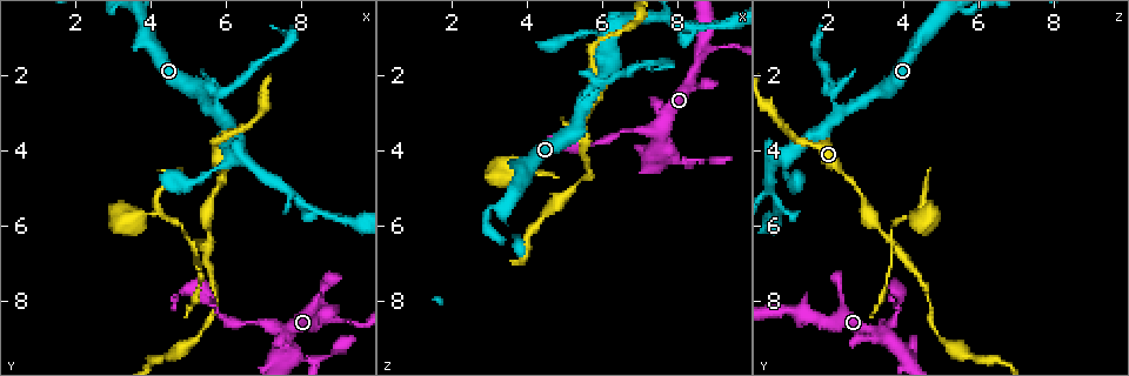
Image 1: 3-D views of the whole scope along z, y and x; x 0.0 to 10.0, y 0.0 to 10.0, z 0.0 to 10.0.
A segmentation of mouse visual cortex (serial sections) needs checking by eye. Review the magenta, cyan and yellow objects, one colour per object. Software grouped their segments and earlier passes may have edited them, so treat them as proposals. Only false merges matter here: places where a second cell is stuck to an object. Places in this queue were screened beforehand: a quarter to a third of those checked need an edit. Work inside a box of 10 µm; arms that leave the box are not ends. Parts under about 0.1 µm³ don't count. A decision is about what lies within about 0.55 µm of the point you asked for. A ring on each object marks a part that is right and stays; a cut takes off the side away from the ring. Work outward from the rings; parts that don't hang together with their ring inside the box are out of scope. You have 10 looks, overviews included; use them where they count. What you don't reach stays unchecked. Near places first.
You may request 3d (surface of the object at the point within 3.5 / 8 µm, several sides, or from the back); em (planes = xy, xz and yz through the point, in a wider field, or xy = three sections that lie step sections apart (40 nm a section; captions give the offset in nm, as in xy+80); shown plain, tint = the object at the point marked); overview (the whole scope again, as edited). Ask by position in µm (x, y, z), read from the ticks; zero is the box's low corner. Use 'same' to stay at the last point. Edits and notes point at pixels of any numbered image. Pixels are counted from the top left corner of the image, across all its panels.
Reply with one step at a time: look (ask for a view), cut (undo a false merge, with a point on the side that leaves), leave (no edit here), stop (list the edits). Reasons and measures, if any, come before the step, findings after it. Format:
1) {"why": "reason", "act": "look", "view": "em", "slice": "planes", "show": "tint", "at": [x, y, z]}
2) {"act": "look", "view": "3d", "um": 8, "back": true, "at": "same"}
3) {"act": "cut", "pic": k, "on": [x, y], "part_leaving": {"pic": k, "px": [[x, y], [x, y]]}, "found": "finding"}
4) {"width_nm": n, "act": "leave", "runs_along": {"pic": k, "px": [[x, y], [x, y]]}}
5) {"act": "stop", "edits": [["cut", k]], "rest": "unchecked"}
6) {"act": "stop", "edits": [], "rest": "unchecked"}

{"why": "narrows sharply", "act": "look", "view": "3d", "um": 3.5, "at": [6.80, 8.65, 3.50]}

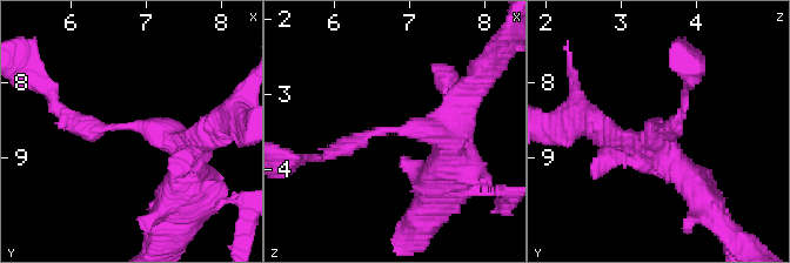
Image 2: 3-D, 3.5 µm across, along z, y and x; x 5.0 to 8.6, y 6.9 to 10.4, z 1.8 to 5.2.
{"arm_widths_nm": [250, 400], "act": "look", "view": "em", "slice": "xy", "step": 5, "show": "tint", "at": [6.70, 8.60, 3.50]}

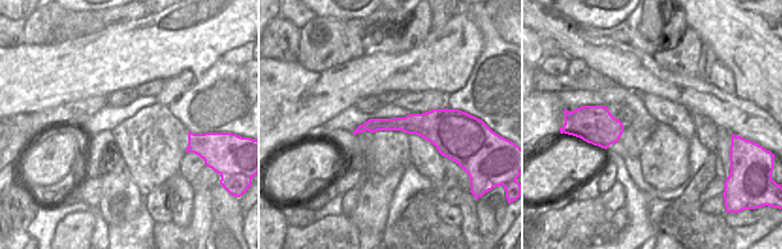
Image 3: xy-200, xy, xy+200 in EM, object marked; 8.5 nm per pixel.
{"why": "cut it another way", "act": "look", "view": "em", "slice": "planes", "show": "tint", "at": "same"}

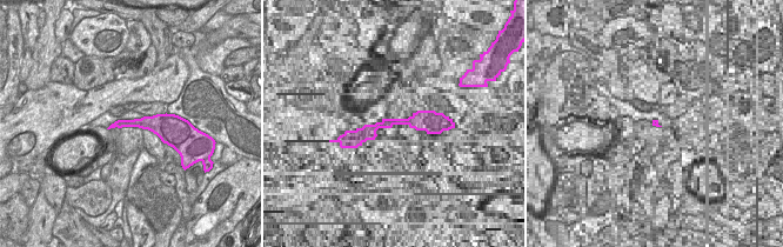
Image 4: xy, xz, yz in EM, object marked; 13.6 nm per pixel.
{"act": "leave", "runs_along": {"pic": 2, "px": [[462, 113], [448, 128], [373, 132], [322, 159]]}, "found": "continuous, no second cell"}

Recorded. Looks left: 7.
{"why": "three arms meet", "act": "look", "view": "3d", "um": 3.5, "at": [8.75, 8.45, 1.40]}

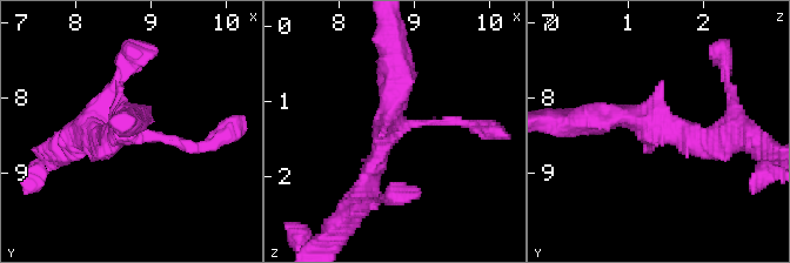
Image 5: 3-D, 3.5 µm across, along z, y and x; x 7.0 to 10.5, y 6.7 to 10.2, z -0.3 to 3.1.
{"why": "shape alone is not enough", "act": "look", "view": "em", "slice": "xy", "step": 1, "show": "tint", "at": [8.70, 8.45, 1.30]}

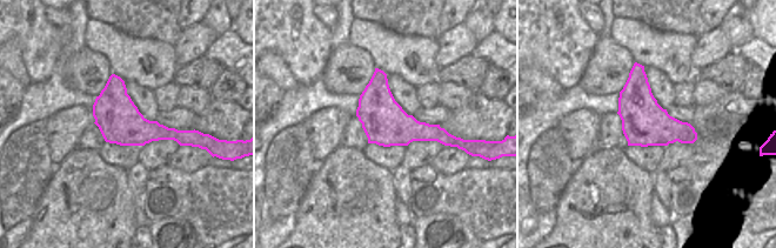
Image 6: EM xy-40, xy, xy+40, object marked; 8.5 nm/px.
{"width_nm": 380, "act": "leave", "runs_along": {"pic": 5, "px": [[362, 193], [392, 127], [395, 54]]}, "found": "all the same cell"}

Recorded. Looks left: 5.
{"why": "three-way junction", "act": "look", "view": "3d", "um": 3.5, "at": [5.55, 6.60, 3.75]}

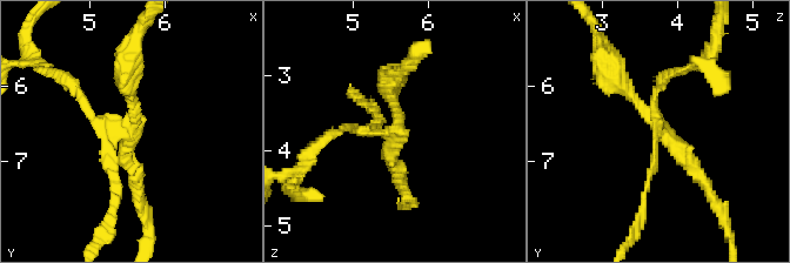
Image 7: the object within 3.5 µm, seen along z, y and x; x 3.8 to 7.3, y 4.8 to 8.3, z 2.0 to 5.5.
{"act": "look", "view": "em", "slice": "xy", "step": 3, "show": "tint", "at": [5.55, 6.55, 3.75]}

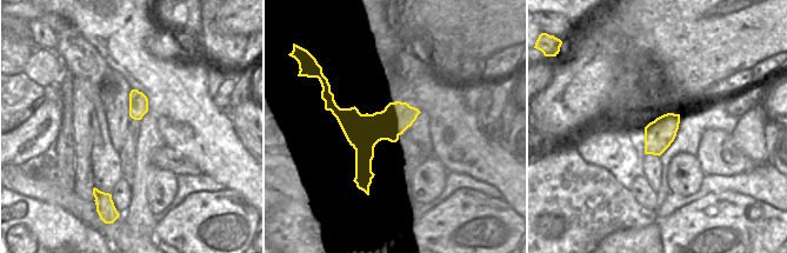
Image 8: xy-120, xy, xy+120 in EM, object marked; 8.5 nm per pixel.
{"act": "leave", "runs_along": {"pic": 7, "px": [[390, 79], [394, 130], [333, 133]]}, "found": "all the same cell"}

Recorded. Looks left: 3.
{"why": "three arms meet", "act": "look", "view": "3d", "um": 3.5, "at": [5.80, 2.90, 2.35]}

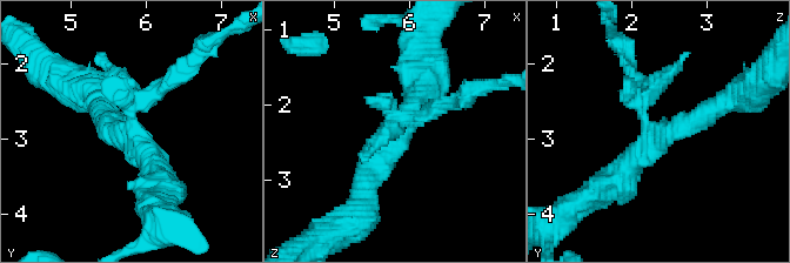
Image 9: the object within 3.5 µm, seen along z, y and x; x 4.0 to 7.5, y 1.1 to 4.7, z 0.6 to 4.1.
{"act": "look", "view": "em", "slice": "xy", "step": 3, "show": "tint", "at": [5.75, 2.95, 2.35]}

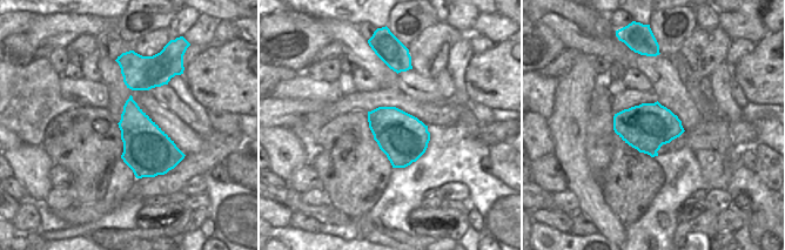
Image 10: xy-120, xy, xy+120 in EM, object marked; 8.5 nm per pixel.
{"act": "look", "view": "em", "slice": "xy", "step": 2, "show": "tint", "at": "same"}

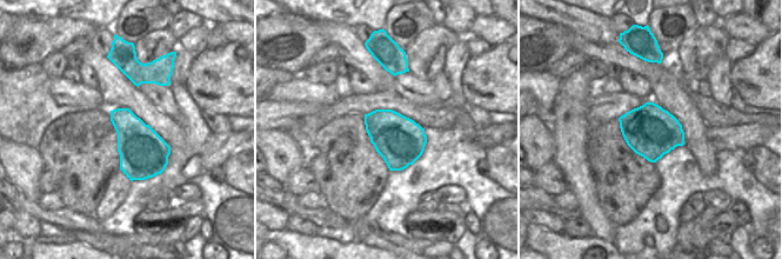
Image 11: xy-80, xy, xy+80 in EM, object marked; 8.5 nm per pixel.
{"act": "leave", "runs_along": {"pic": 9, "px": [[717, 106], [657, 135], [606, 186]]}, "found": "continuous, no second cell"}

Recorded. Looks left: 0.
{"act": "stop", "edits": [], "rest": "unchecked"}

